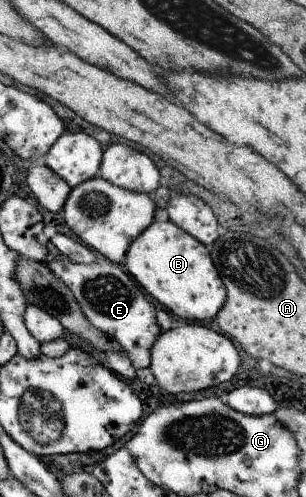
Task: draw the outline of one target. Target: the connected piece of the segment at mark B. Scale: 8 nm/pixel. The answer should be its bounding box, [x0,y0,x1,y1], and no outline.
[124,221,227,323]

